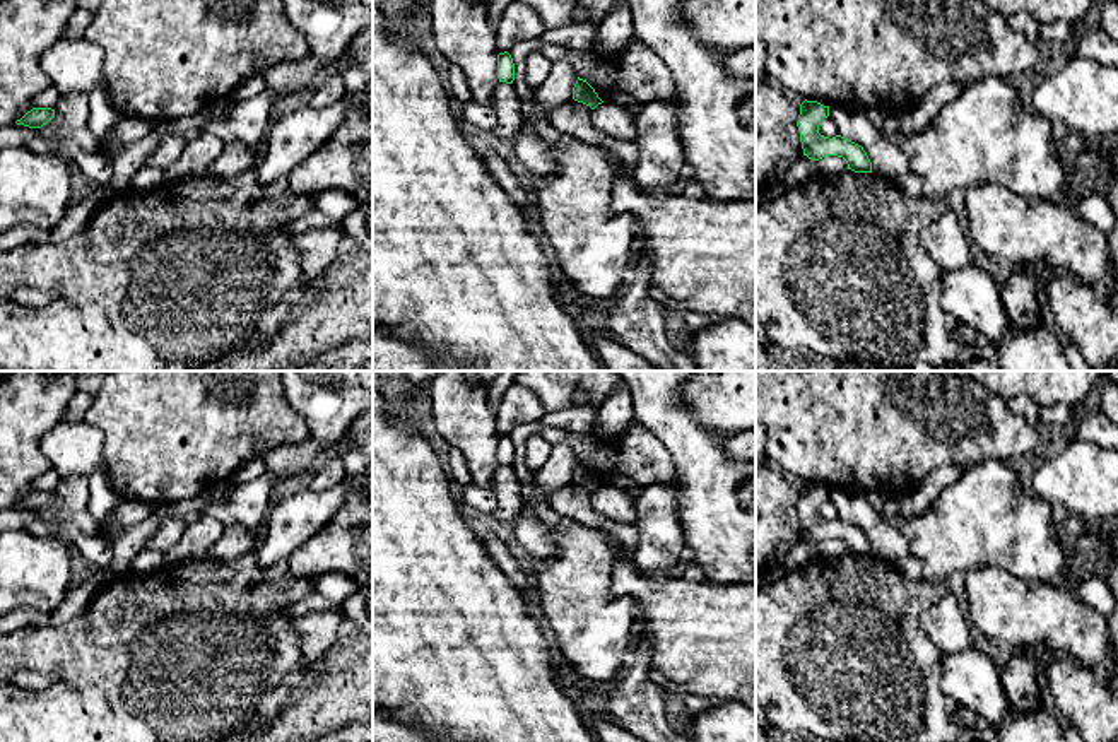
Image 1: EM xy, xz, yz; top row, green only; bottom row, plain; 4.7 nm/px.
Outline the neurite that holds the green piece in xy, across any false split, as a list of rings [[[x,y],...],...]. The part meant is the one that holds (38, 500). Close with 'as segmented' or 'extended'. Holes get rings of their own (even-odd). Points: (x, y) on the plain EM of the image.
[[[32,491],[27,494],[21,503],[17,503],[17,508],[24,508],[29,511],[41,511],[46,508],[51,501],[55,501],[55,492],[51,491]]]; as segmented

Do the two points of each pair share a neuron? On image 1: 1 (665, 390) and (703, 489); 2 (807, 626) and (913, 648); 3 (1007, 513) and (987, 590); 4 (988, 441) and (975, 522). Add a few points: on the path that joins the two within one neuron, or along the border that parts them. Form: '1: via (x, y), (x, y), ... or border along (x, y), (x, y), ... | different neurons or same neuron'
1: via (665, 414), (698, 453), (701, 465) | same neuron
2: via (833, 648), (888, 648) | same neuron
3: border along (983, 565), (965, 573) | different neurons
4: border along (1017, 462), (985, 459), (968, 465) | different neurons

